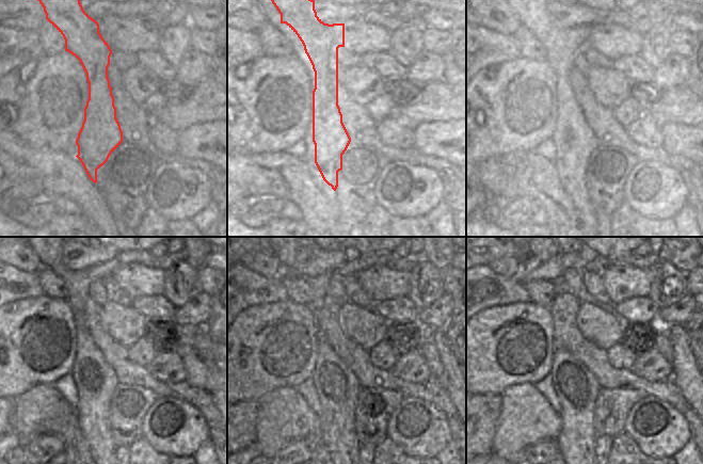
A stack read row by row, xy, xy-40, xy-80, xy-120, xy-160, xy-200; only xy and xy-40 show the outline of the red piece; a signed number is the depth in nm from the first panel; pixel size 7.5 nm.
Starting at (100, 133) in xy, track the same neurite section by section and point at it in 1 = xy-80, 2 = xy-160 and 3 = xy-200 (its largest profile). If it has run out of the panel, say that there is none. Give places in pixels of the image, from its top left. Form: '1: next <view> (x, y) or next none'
1: next xy-80 (574, 141)
2: next xy-160 (336, 386)
3: next xy-200 (576, 388)

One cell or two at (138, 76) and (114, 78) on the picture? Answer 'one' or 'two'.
two

